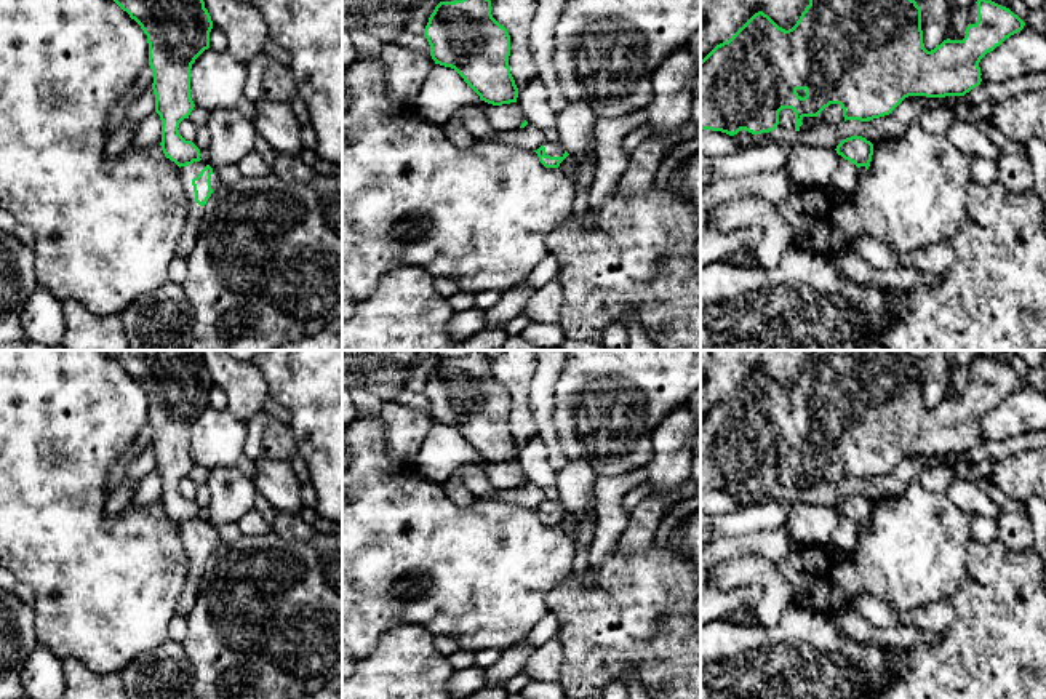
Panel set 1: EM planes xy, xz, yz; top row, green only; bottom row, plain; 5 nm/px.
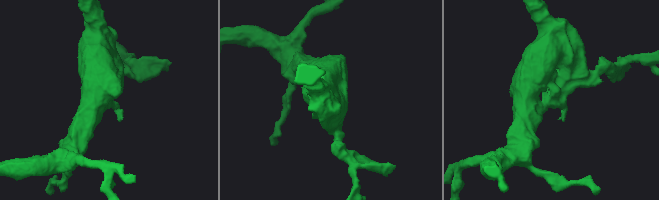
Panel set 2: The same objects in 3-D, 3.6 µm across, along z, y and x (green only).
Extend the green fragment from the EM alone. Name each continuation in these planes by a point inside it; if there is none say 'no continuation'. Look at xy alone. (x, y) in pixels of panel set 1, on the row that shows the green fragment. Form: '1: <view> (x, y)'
1: xy (187, 240)

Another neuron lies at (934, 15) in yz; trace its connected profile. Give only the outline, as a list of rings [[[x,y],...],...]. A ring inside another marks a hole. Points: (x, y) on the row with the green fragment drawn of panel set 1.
[[[926,0],[921,5],[923,43],[928,51],[947,40],[947,0]]]

